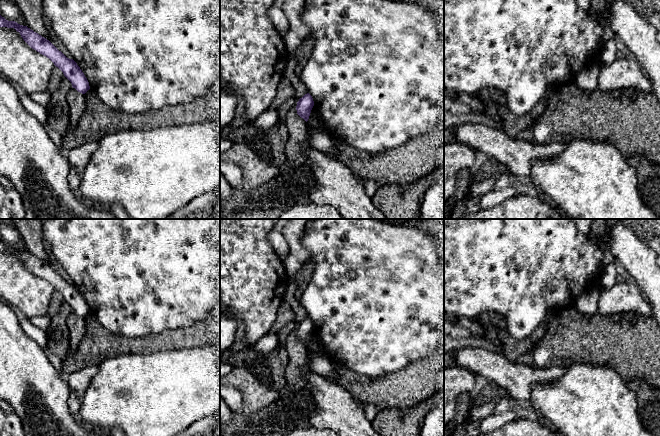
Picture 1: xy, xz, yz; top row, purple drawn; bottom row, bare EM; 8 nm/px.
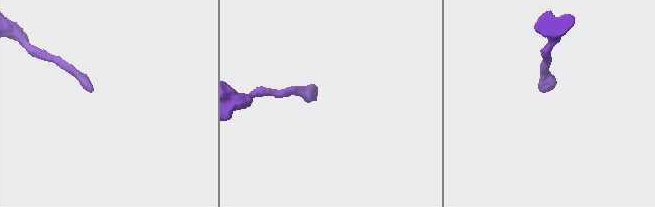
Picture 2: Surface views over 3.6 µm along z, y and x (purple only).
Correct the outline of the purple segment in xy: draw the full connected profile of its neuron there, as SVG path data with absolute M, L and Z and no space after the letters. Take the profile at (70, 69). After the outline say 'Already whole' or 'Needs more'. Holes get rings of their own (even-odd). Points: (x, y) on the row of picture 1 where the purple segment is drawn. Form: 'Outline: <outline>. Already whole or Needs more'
Outline: M0 15L0 27L14 28L23 40L34 50L49 58L64 76L71 82L72 87L85 94L89 89L89 82L84 73L73 59L67 58L49 40L34 32L27 26L15 21L8 21Z. Already whole

